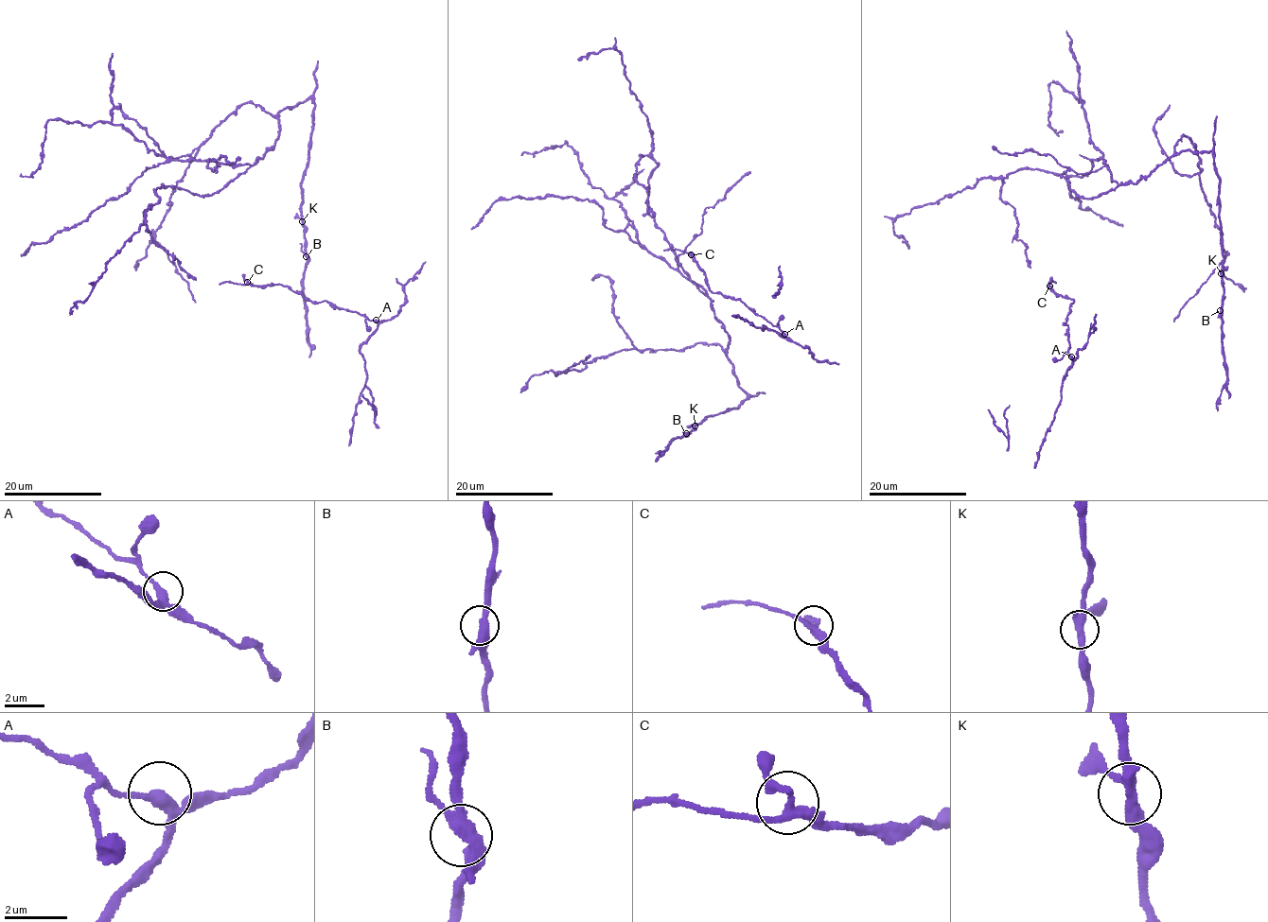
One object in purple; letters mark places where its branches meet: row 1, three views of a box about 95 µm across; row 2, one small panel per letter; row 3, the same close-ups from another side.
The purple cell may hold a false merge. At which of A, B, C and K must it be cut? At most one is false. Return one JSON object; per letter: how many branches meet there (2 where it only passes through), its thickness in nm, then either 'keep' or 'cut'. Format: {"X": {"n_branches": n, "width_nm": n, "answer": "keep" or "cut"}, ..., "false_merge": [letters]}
{"A": {"n_branches": 3, "width_nm": 280, "answer": "keep"}, "B": {"n_branches": 3, "width_nm": 320, "answer": "keep"}, "C": {"n_branches": 3, "width_nm": 260, "answer": "keep"}, "K": {"n_branches": 3, "width_nm": 300, "answer": "keep"}, "false_merge": []}

